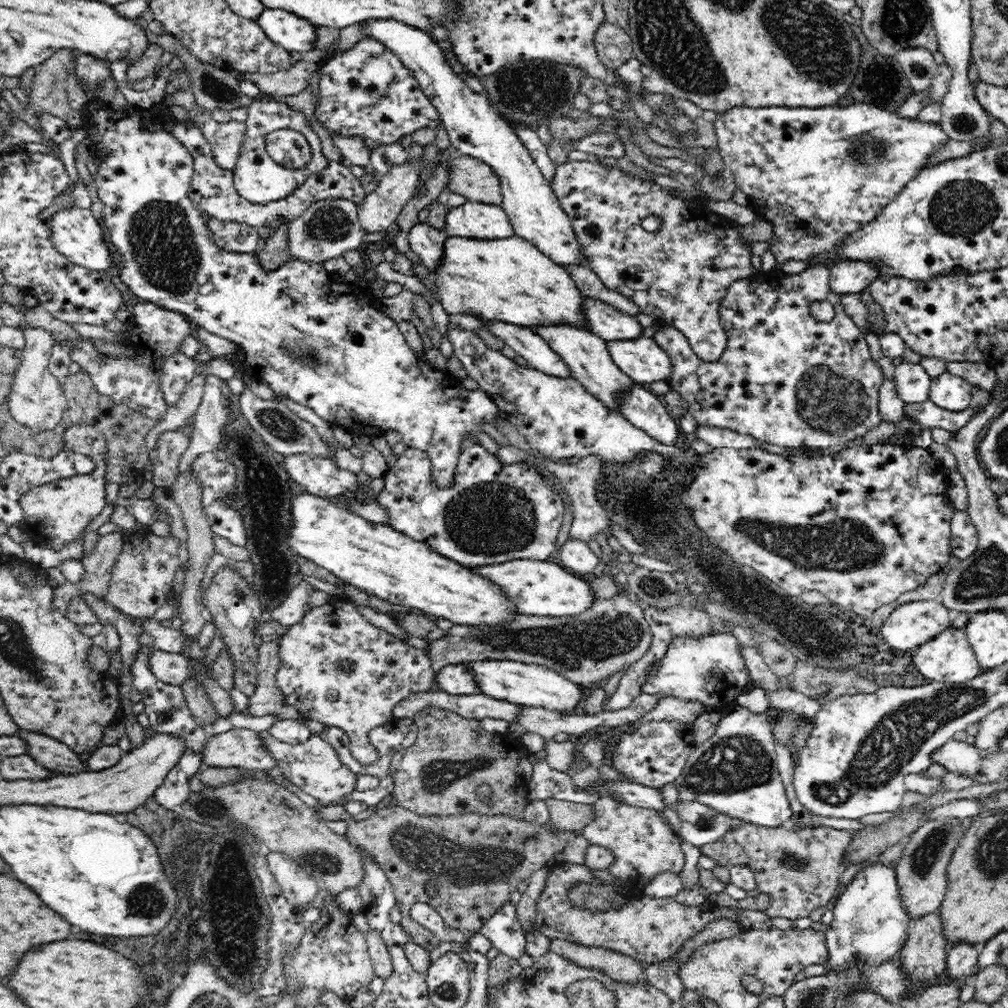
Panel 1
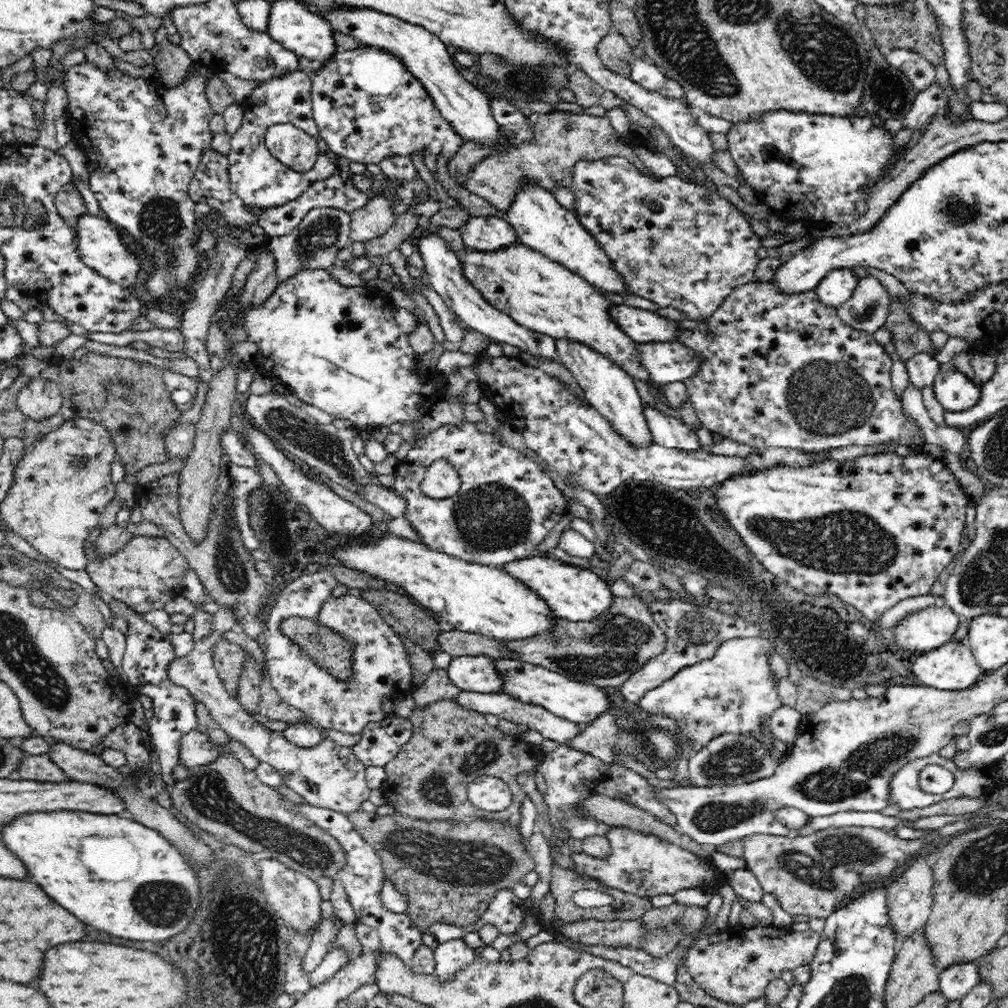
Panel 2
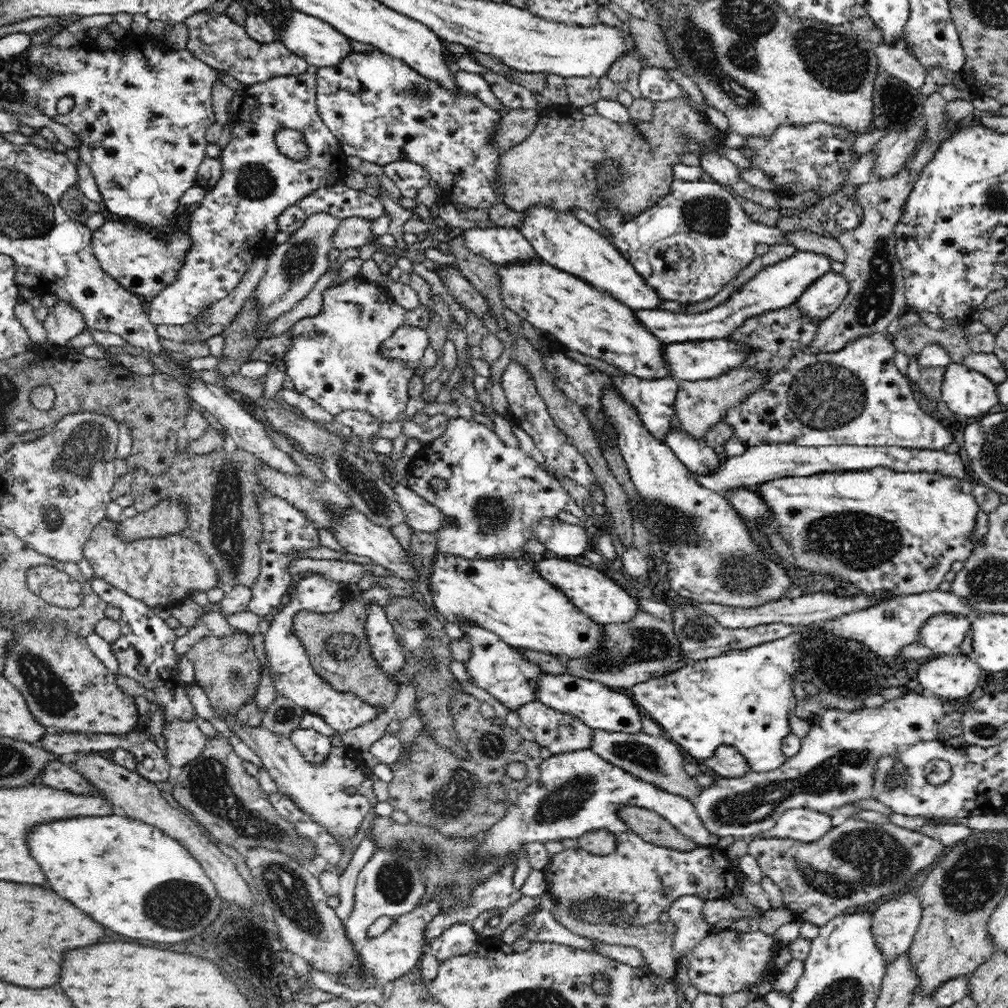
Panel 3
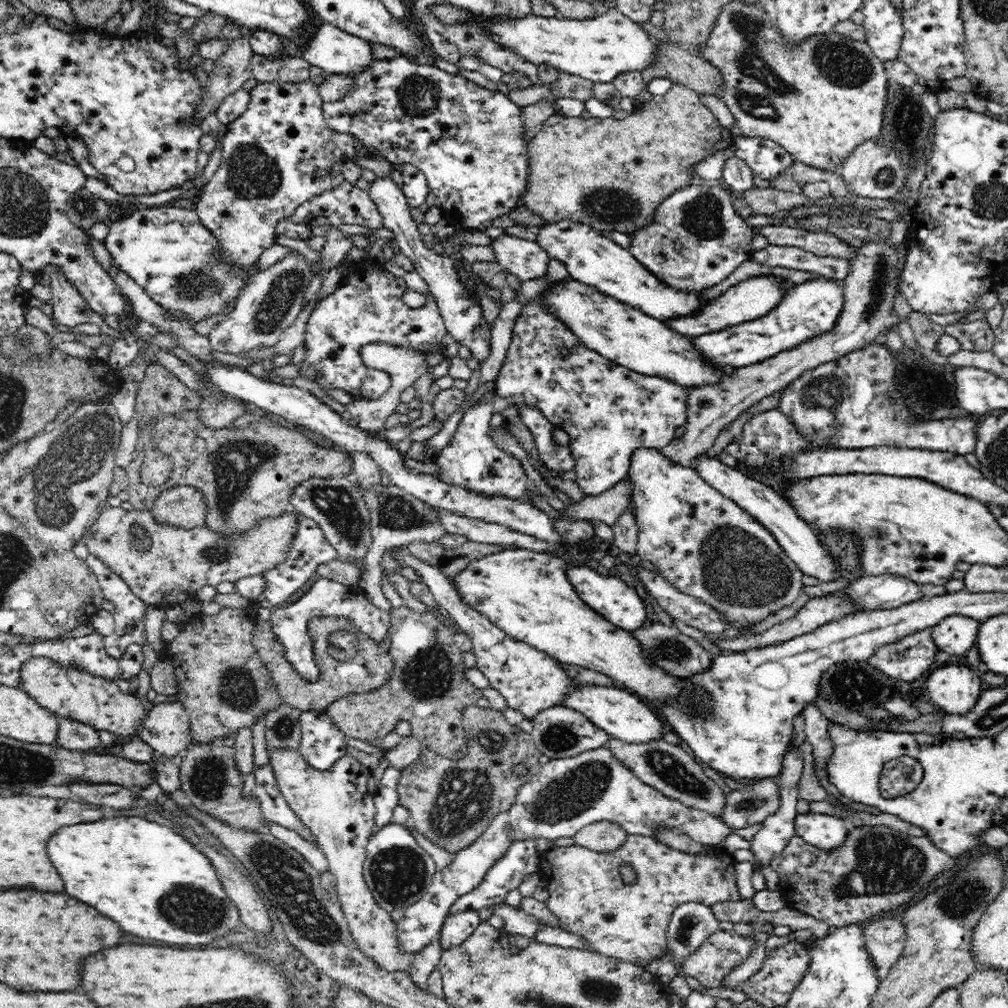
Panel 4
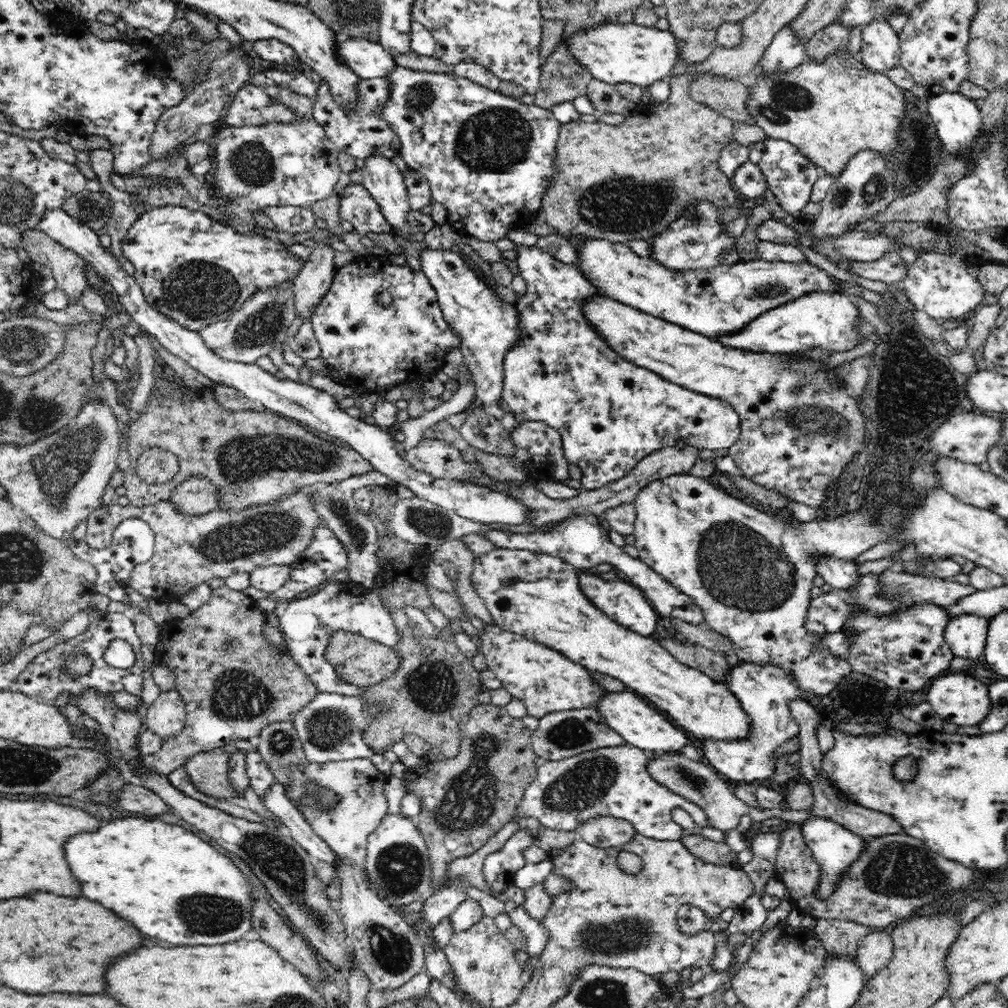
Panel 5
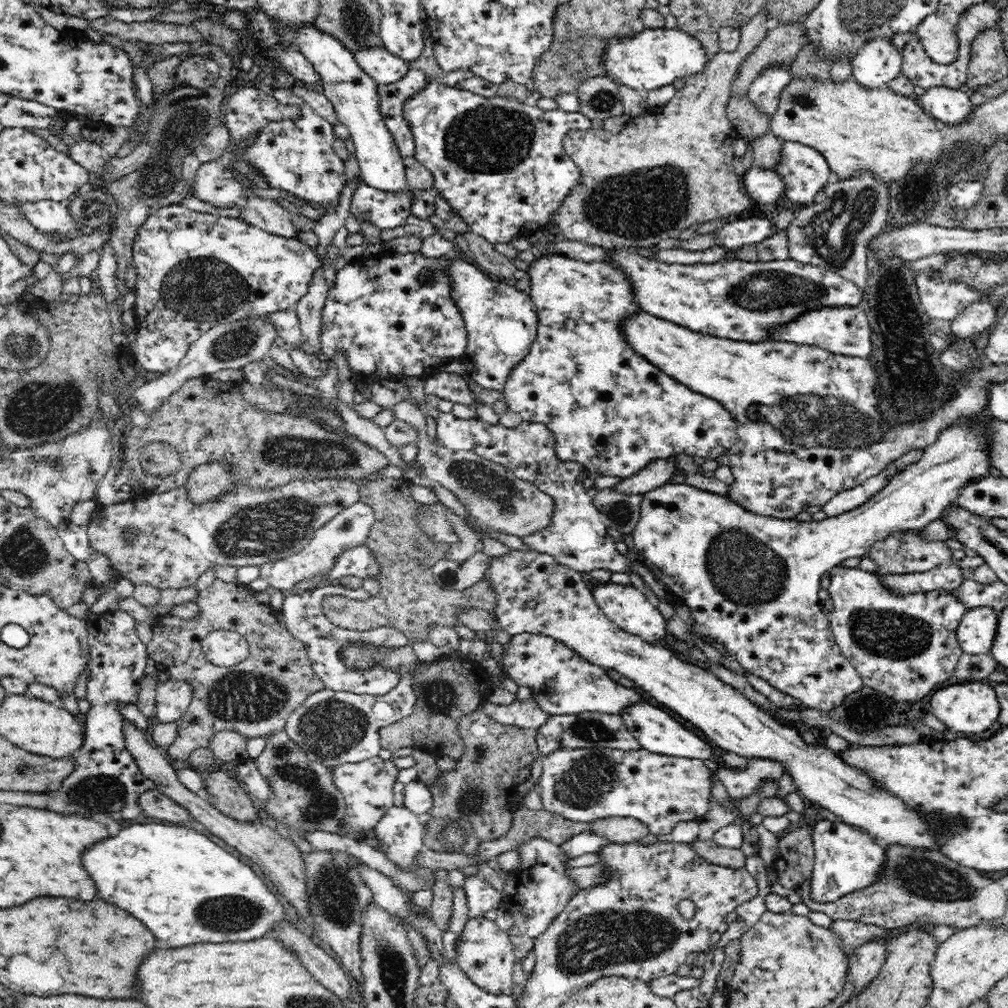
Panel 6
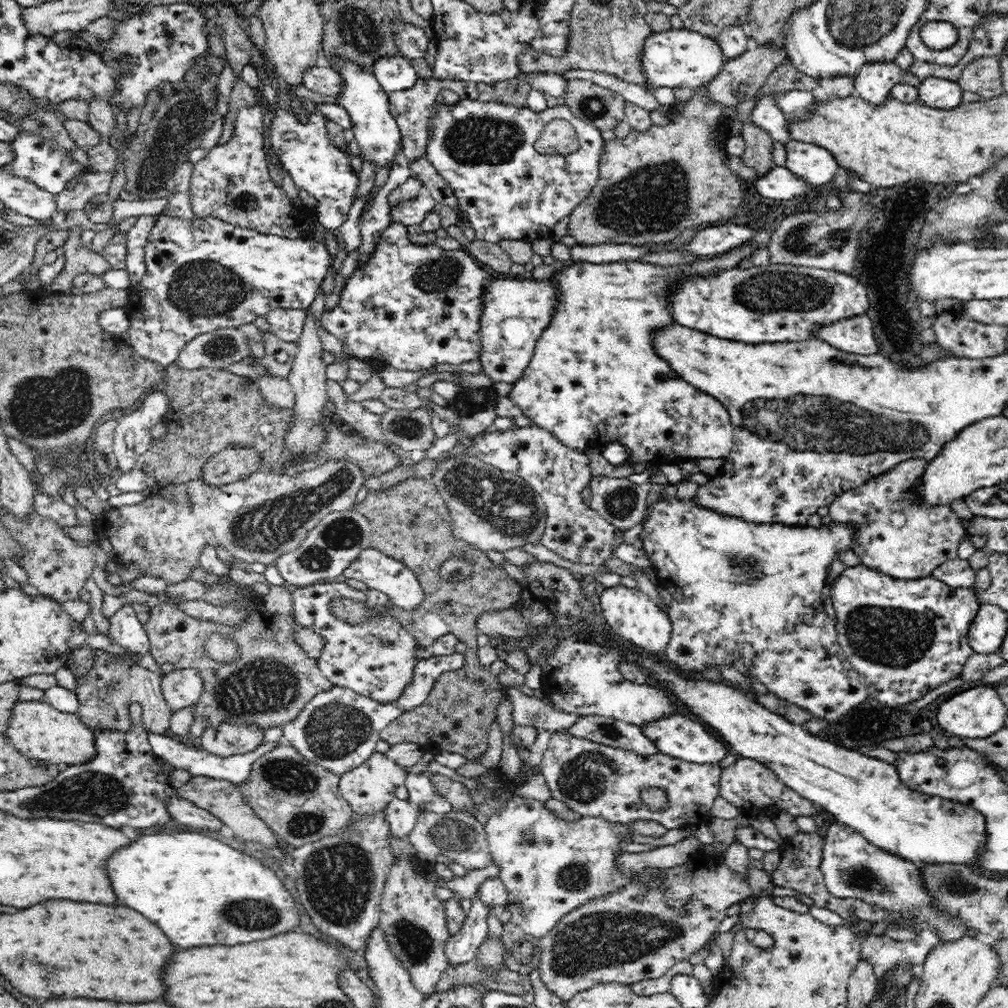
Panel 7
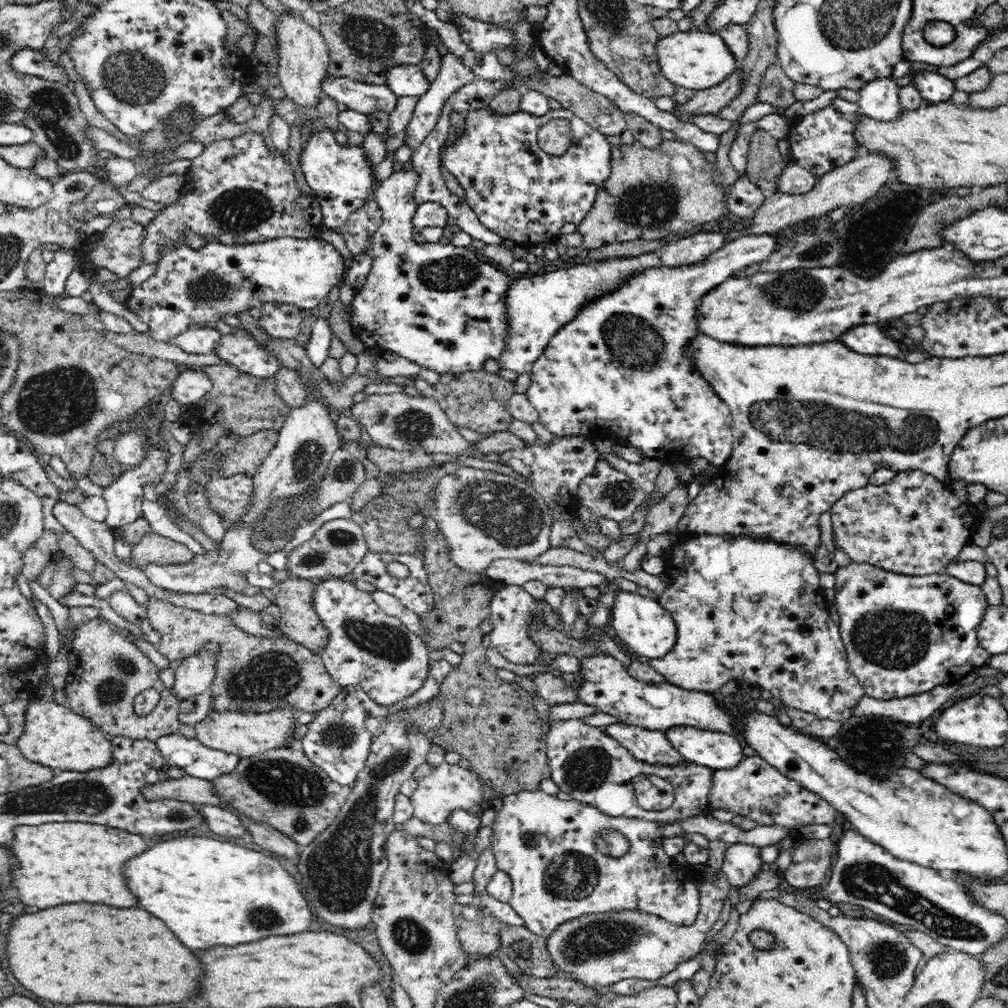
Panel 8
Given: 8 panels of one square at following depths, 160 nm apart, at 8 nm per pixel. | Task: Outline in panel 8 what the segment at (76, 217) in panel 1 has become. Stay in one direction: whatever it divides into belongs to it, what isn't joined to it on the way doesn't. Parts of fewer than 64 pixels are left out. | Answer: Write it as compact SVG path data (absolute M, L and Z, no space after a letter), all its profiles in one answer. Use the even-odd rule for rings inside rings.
M284 237L244 246L223 246L218 242L206 242L200 249L187 245L176 250L166 248L155 263L155 274L132 289L124 306L144 324L148 324L146 333L152 338L158 342L174 343L174 336L196 328L196 324L217 323L227 315L248 313L250 308L262 308L262 304L266 304L267 301L285 301L286 304L293 304L299 309L316 310L320 300L328 296L330 289L343 282L342 274L346 265L348 262L340 252L331 243L318 237Z

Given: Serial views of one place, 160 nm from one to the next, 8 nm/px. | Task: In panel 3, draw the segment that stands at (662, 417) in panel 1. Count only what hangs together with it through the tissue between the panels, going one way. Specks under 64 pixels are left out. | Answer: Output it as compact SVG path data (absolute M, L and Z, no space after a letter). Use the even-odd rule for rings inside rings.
M670 427L664 443L673 449L678 460L681 460L695 476L710 476L720 470L720 455L716 454L705 439L691 438L683 428Z

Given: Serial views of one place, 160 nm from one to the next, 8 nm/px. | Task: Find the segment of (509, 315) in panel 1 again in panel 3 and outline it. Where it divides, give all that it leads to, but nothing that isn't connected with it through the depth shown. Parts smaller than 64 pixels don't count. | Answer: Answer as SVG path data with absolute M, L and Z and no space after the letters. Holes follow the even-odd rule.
M542 260L526 264L496 265L500 279L500 296L505 308L516 313L542 332L550 332L570 350L600 358L608 364L644 380L672 375L664 357L666 344L656 337L648 325L639 321L637 312L612 295L599 291L570 273L551 267Z

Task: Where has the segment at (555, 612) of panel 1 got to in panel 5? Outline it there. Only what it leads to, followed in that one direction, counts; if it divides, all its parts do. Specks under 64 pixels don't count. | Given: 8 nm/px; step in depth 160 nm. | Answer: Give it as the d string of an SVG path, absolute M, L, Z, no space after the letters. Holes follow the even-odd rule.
M581 574L581 590L586 594L593 605L606 613L614 622L621 624L628 630L638 632L639 635L650 637L656 630L656 610L644 597L637 587L634 587L630 582L616 581L608 582L602 580L599 575Z

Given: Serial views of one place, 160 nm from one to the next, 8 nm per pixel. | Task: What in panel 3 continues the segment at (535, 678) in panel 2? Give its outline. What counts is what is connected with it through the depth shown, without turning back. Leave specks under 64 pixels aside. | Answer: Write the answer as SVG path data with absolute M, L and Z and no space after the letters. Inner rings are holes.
M568 673L553 675L544 674L544 678L538 682L537 701L557 709L558 712L569 713L585 721L590 728L606 730L608 732L624 732L628 734L638 734L642 732L640 724L640 710L634 706L634 702L628 698L628 694L612 692L610 687L572 676Z

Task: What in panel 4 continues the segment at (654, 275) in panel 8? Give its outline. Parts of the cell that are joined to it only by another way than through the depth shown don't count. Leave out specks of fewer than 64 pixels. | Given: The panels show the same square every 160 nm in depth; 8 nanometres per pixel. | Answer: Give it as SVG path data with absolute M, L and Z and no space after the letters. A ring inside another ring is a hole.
M500 235L489 244L495 261L521 280L532 280L547 273L549 253L536 241L514 235ZM544 297L524 305L515 320L510 348L507 348L499 371L500 378L494 380L494 391L498 396L505 398L510 405L537 408L543 418L570 435L568 447L571 458L574 458L575 481L588 496L598 496L626 479L632 456L640 448L660 449L676 441L674 430L688 419L687 387L658 376L634 372L590 349L576 333L570 332L557 314L549 312Z

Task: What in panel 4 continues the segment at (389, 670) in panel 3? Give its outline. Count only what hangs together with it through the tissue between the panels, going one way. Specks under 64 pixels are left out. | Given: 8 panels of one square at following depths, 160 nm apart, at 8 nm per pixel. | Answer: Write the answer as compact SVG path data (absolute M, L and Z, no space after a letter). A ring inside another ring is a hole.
M315 578L308 590L303 591L292 601L283 606L271 610L272 632L284 646L285 659L296 672L307 680L308 683L316 683L320 678L320 668L314 661L314 642L310 635L310 622L322 618L346 618L347 622L354 623L358 630L366 633L377 643L388 648L388 636L392 630L390 626L390 613L374 606L374 603L356 586L346 587L344 584Z

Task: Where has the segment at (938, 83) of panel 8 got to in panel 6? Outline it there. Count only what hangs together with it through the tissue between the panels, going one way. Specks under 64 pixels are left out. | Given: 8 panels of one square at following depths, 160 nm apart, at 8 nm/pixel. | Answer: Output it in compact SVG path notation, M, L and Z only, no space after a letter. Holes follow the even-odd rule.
M935 85L926 89L923 96L916 101L926 113L948 123L957 123L967 119L973 112L969 100L970 93L964 88L946 88L945 85Z

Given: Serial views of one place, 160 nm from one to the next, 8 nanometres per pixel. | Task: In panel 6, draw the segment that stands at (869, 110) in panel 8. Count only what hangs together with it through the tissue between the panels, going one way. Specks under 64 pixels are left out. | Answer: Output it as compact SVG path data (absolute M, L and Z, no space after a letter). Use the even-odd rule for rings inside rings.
M880 39L866 44L852 60L852 78L859 86L867 89L887 88L888 84L901 75L903 57L891 42Z

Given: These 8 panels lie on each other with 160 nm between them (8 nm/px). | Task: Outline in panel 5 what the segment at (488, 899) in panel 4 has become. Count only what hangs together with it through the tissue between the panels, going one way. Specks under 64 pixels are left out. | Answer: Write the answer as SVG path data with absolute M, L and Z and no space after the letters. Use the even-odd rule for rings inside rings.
M525 828L518 829L504 846L489 854L483 862L483 875L487 885L496 894L504 892L515 882L516 870L520 870L526 859L524 850L532 845L532 836L528 835Z

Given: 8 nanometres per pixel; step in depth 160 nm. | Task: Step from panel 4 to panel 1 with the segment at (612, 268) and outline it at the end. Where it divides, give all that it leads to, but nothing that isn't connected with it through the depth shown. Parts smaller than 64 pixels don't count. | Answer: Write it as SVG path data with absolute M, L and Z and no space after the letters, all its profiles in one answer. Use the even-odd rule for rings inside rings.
M371 17L364 20L364 33L368 39L378 40L388 48L411 71L421 90L430 98L438 110L445 130L452 144L451 152L472 156L486 162L501 178L505 210L514 232L533 244L540 252L549 256L556 264L586 266L584 245L577 239L572 220L558 200L549 181L536 166L530 151L512 126L500 117L490 105L485 94L473 92L468 85L468 77L458 78L446 59L449 57L444 46L429 36L429 33L394 19Z

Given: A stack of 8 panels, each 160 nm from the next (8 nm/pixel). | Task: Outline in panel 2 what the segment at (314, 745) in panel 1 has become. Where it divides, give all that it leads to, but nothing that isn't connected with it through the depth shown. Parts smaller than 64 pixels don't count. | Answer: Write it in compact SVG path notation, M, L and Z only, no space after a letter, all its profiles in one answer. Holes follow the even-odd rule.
M229 606L220 607L213 615L211 633L198 640L188 656L176 658L168 665L169 679L174 684L188 689L196 701L205 704L211 717L227 732L229 738L242 743L260 762L268 762L276 768L286 786L310 805L344 813L346 816L358 812L361 804L369 800L370 789L365 777L367 766L358 760L350 747L343 747L330 739L322 739L317 746L310 748L296 746L288 742L280 731L272 732L256 721L244 710L237 697L230 695L226 687L222 686L222 679L214 668L212 646L233 628L237 628L235 610Z

